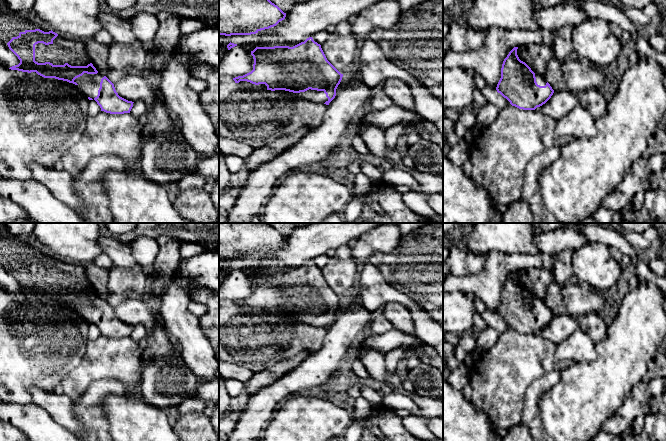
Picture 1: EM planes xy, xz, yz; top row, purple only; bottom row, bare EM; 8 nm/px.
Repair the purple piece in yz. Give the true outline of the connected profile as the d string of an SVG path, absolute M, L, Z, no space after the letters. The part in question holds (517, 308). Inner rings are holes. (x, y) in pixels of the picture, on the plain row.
M514 271L504 283L496 314L512 330L535 334L551 322L554 314L543 299L535 298L519 283L517 273Z

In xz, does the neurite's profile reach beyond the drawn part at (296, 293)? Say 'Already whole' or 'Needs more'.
Needs more

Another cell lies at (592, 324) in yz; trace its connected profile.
M589 313L587 315L580 315L576 317L579 328L585 333L589 334L591 339L597 344L602 340L607 331L603 319L598 313Z

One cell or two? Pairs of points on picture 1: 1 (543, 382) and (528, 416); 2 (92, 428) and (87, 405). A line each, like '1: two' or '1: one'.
1: one
2: one

